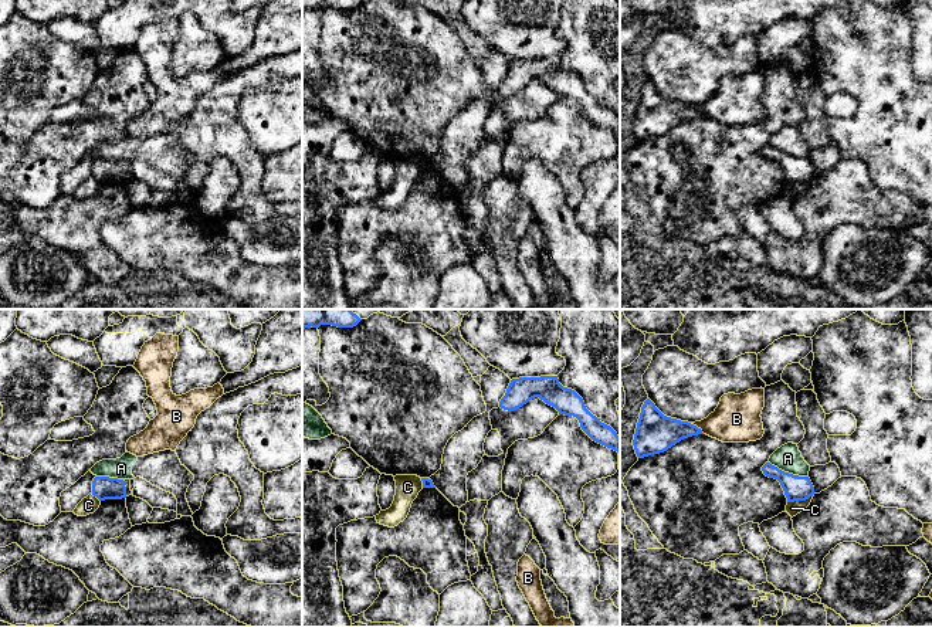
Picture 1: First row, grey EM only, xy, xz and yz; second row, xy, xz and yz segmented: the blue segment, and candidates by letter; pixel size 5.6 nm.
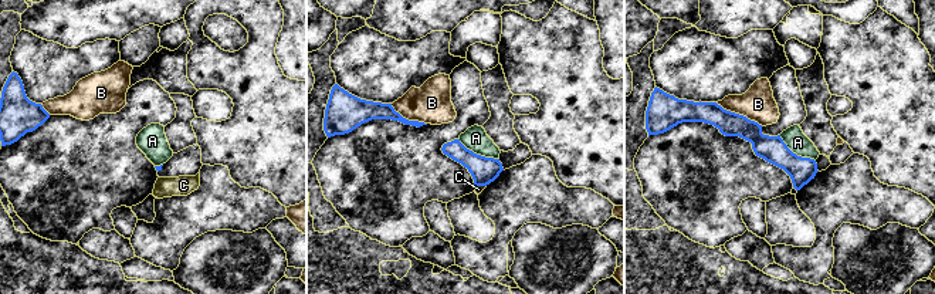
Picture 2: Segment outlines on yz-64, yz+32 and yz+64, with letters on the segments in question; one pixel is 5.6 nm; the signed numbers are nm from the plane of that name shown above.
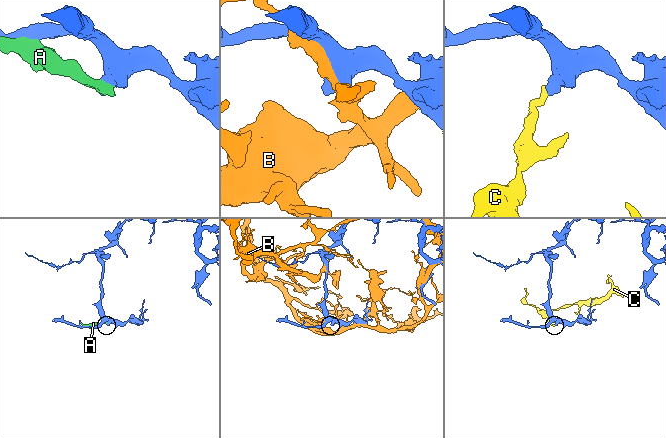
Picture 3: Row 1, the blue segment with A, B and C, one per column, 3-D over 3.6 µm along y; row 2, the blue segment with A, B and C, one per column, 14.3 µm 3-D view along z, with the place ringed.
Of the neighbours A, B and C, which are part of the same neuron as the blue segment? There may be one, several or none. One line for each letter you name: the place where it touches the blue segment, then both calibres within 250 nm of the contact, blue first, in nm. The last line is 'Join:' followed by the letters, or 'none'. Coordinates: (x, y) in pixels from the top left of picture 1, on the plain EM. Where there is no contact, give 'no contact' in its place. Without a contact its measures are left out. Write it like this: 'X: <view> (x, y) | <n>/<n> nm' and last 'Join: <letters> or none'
Join: none

